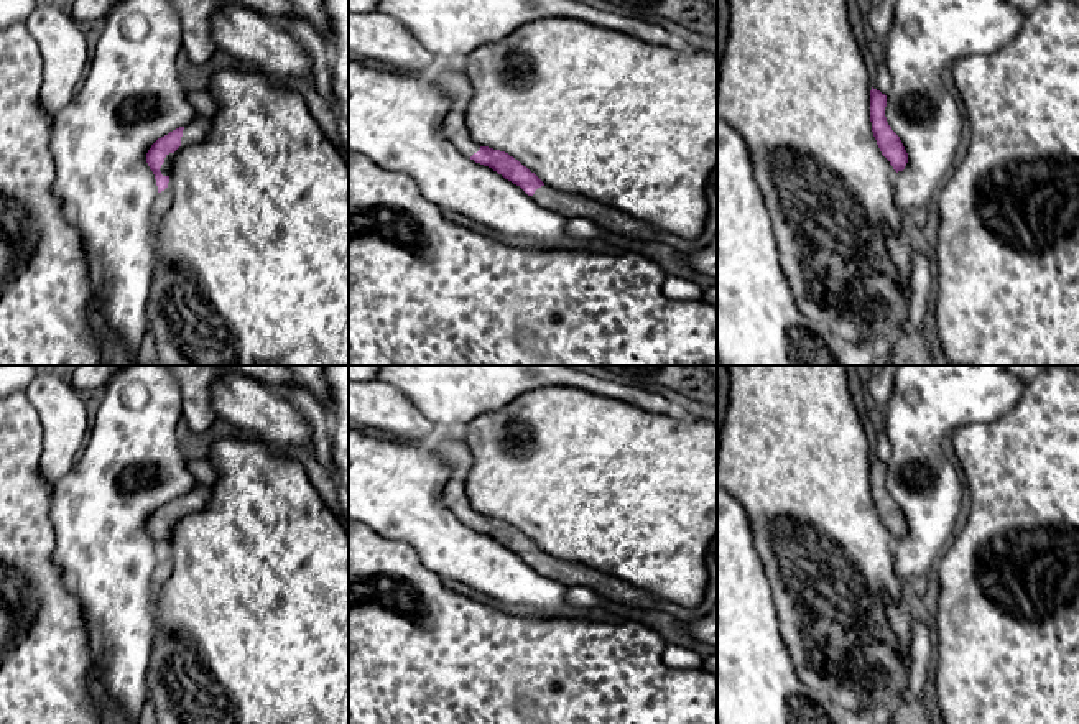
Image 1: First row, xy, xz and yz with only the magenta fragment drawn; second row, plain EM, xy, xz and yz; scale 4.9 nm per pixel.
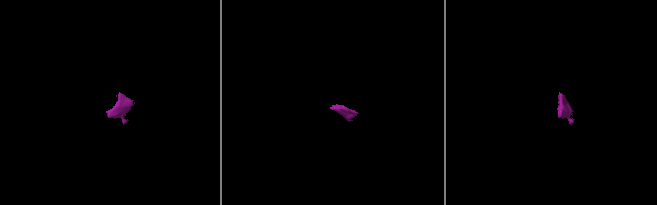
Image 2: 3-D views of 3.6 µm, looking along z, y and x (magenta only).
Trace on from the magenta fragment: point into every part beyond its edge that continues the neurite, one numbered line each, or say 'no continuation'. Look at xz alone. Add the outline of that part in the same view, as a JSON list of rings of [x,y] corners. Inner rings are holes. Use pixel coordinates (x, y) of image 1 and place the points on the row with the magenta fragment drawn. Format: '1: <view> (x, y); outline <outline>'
1: xz (456, 84); outline [[[439,69],[433,79],[449,95],[451,107],[442,122],[446,138],[465,156],[480,150],[465,125],[465,105],[472,94],[472,86],[464,72]]]
2: xz (568, 204); outline [[[541,186],[531,196],[543,207],[558,211],[566,219],[590,219],[602,230],[622,234],[641,242],[658,242],[658,229],[618,209],[594,202],[584,196]]]

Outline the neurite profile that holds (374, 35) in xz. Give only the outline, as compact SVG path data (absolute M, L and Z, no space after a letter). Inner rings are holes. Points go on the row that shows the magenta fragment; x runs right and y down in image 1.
M378 10L349 12L349 53L408 74L423 74L434 59L400 21Z

